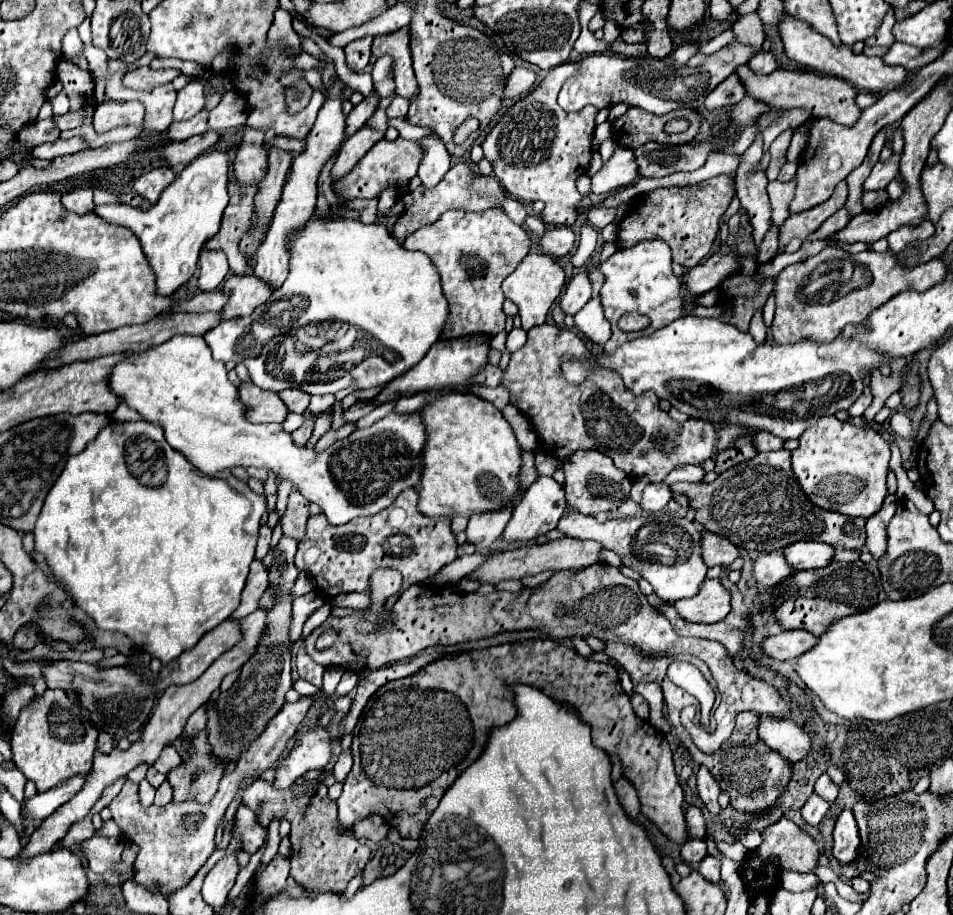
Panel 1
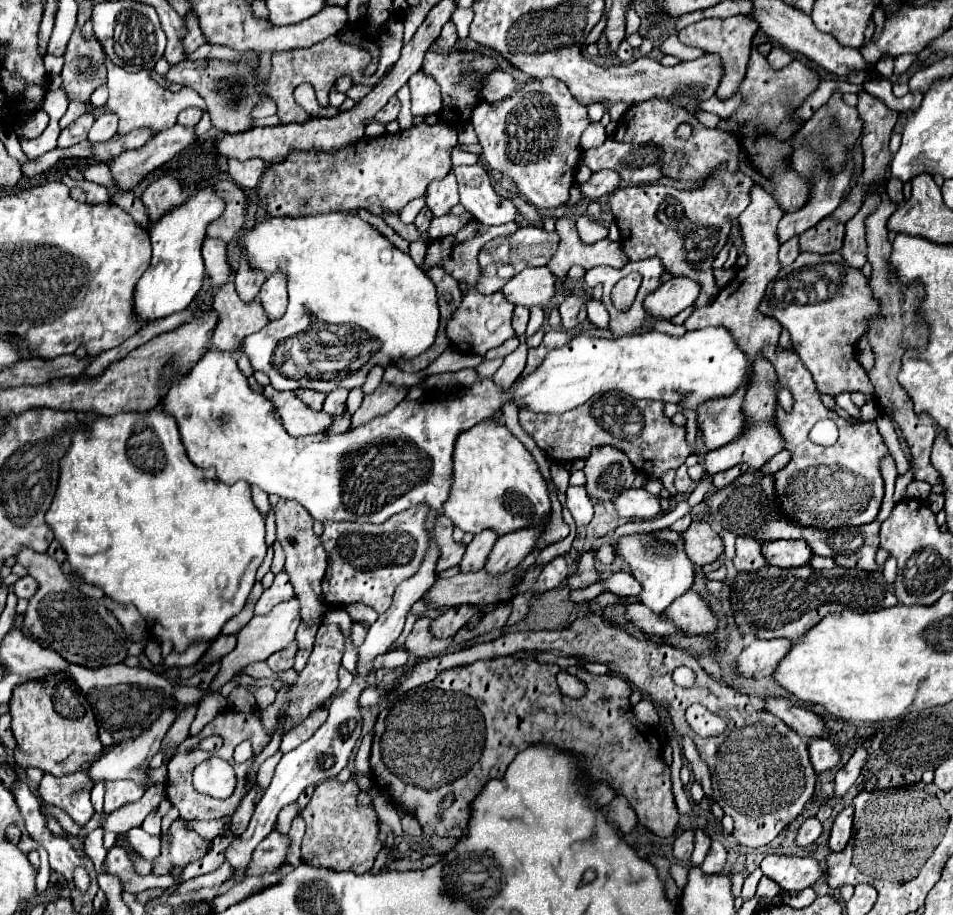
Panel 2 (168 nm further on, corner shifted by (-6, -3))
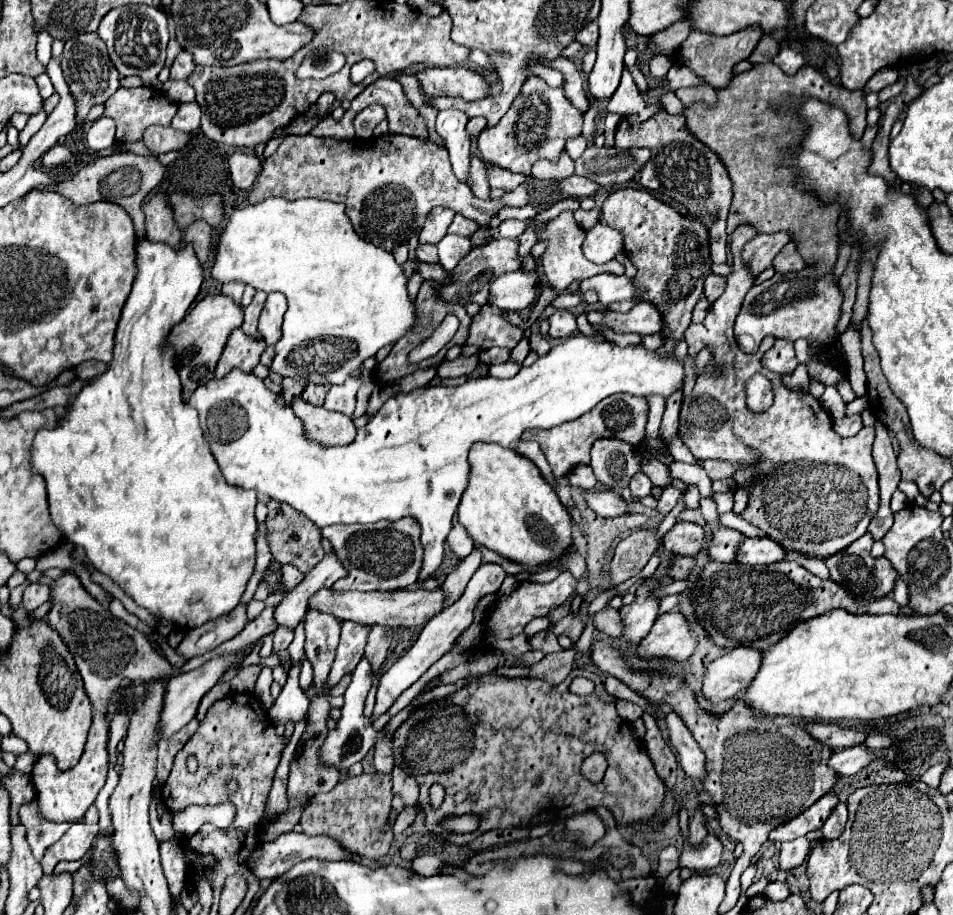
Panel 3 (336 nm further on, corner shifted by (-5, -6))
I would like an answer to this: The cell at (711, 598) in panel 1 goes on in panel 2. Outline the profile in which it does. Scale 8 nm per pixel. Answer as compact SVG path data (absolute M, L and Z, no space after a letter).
M687 591L683 597L673 601L669 609L665 609L665 617L673 619L677 627L689 631L691 635L713 633L719 623L711 605L697 591Z

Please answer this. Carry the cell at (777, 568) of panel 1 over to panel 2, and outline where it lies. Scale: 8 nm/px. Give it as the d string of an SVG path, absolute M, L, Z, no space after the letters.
M737 537L737 555L733 559L733 565L737 571L753 573L757 569L769 567L769 561L765 561L765 555L761 553L761 543L753 541L751 537Z

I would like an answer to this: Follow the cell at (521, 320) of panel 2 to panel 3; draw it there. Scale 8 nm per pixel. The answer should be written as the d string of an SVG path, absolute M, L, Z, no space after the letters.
M523 337L517 346L511 350L510 360L521 364L530 351L529 341Z

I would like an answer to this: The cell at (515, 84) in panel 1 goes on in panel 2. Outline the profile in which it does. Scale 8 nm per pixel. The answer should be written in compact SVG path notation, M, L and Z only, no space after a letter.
M495 71L485 79L485 87L481 91L481 99L485 99L487 103L501 103L503 99L507 99L513 91L515 91L517 83L513 79L511 73L507 71Z

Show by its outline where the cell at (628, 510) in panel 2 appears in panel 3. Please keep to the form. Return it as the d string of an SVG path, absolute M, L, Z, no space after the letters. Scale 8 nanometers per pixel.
M584 490L584 500L586 504L604 518L616 518L628 512L628 504L616 496L614 492L600 492L600 490Z

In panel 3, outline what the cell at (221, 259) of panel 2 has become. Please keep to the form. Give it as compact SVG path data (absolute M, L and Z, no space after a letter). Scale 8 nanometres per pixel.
M196 220L194 224L190 224L184 230L182 240L186 244L192 244L194 246L194 252L196 252L200 264L204 264L208 260L210 246L212 246L212 228L208 224L204 224L202 220Z

